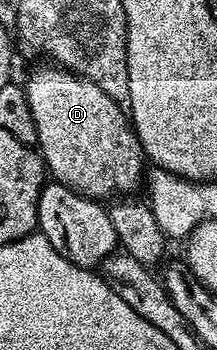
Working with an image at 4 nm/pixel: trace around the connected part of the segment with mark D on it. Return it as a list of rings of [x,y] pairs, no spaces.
[[[58,65],[46,66],[37,68],[28,77],[25,90],[29,97],[29,109],[33,109],[33,121],[37,125],[37,150],[43,156],[50,178],[73,189],[77,194],[96,201],[107,201],[115,196],[134,196],[131,194],[138,187],[140,190],[145,179],[145,156],[128,112],[117,101],[113,101],[113,97],[109,97],[105,89],[93,85],[93,81],[82,79],[71,71],[64,71]]]

